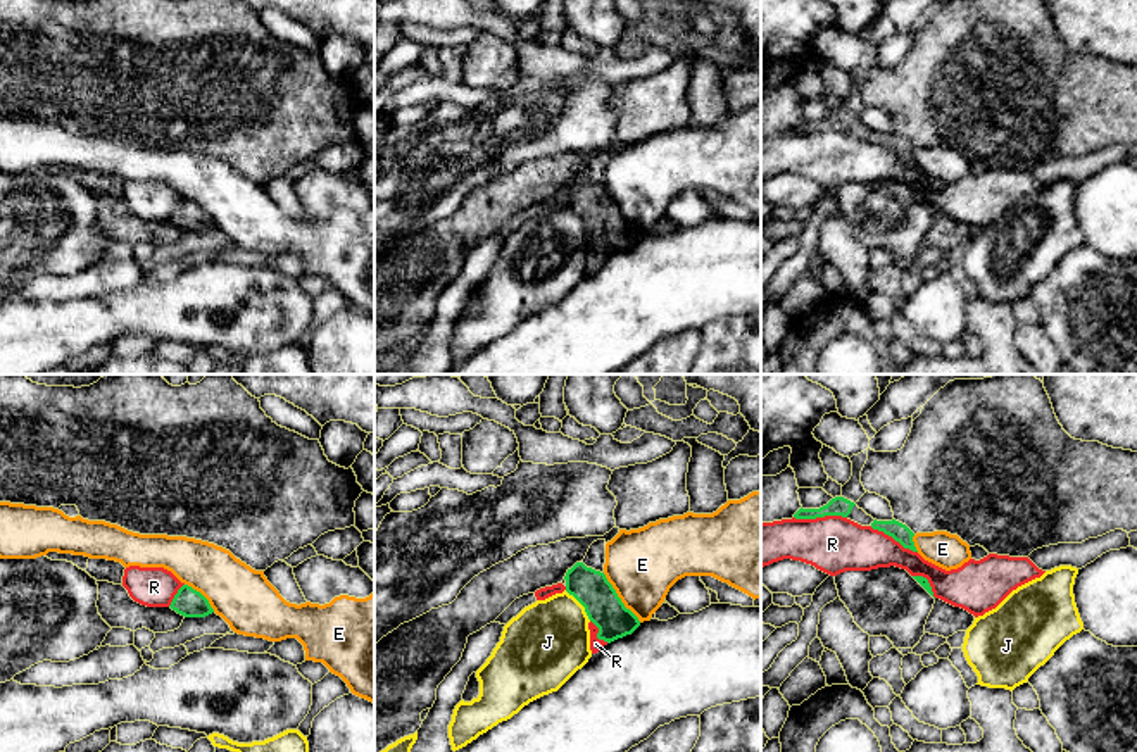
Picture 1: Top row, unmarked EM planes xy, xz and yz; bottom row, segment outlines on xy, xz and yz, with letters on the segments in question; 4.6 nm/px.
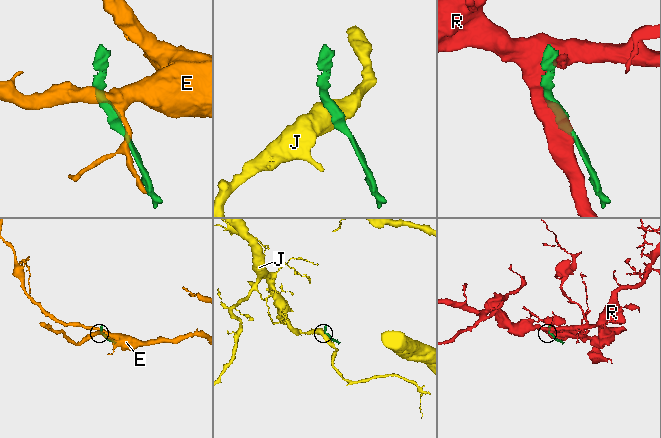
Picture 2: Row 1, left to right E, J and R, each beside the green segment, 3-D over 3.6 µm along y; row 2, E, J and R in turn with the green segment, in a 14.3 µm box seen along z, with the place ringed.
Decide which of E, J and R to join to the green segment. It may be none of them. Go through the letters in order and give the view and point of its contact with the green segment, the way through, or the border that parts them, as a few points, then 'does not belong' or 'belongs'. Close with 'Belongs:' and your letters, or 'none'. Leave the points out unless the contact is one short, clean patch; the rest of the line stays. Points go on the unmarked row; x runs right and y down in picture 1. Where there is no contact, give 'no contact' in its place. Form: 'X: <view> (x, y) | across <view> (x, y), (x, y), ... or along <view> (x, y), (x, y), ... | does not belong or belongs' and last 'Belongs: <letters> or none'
E: xz (618, 211) | does not belong
J: xz (580, 216) | does not belong
R: yz (820, 130) | does not belong
Belongs: none

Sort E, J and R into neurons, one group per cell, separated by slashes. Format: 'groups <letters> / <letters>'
groups E / J / R

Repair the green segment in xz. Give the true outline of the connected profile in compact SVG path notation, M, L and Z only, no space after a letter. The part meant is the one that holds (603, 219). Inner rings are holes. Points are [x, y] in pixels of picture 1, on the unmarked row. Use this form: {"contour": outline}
{"contour": "M612 141L604 150L566 152L528 160L474 190L452 217L400 238L374 257L374 369L421 342L421 326L433 321L437 302L461 274L468 250L493 236L523 209L564 195L566 205L585 221L588 233L599 241L599 254L611 257L631 248L640 240L638 231L625 221L604 186L581 176L594 155L607 157L618 147L619 141Z"}

